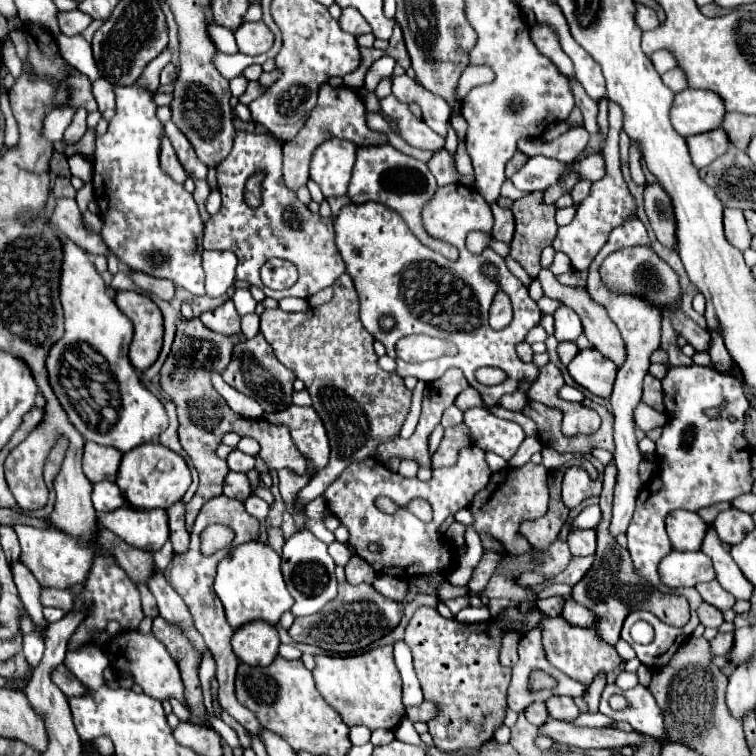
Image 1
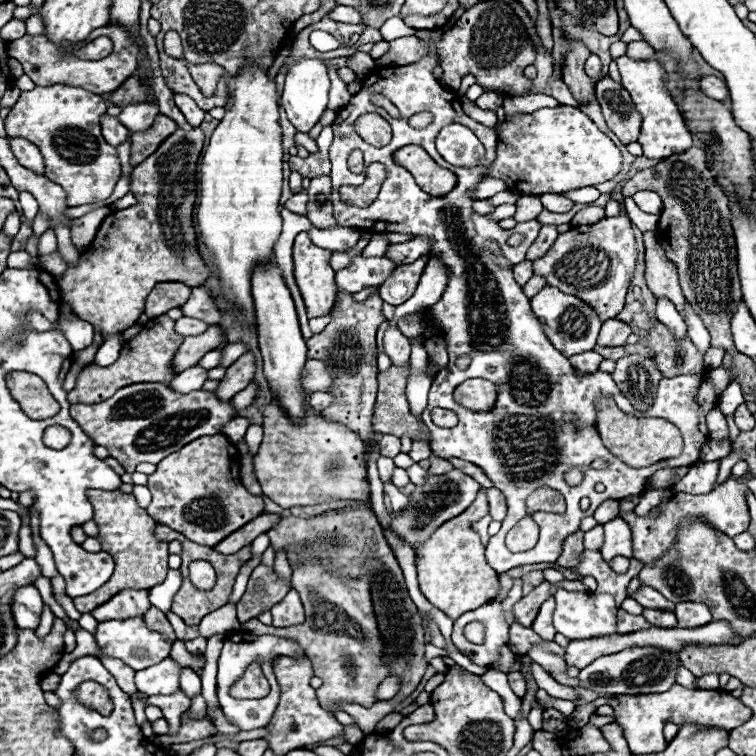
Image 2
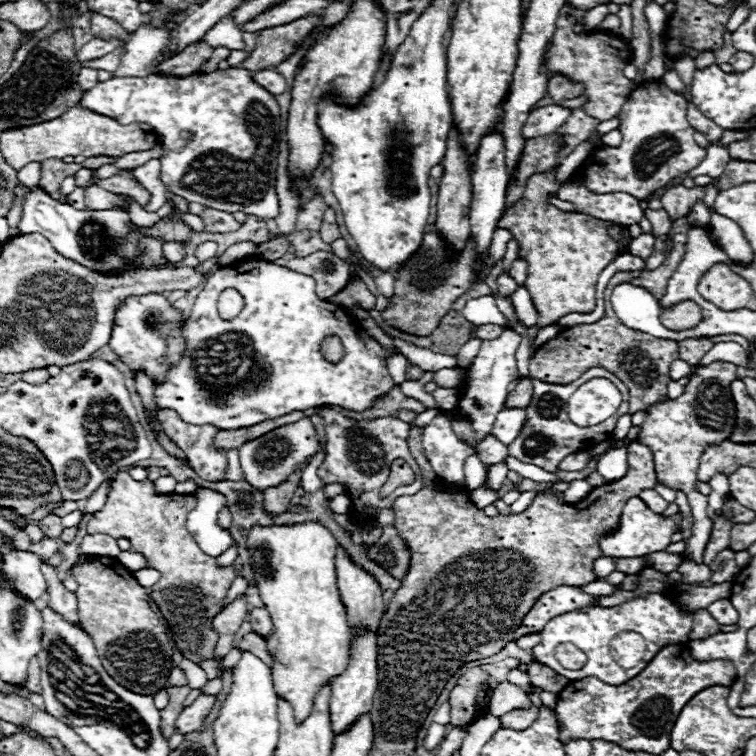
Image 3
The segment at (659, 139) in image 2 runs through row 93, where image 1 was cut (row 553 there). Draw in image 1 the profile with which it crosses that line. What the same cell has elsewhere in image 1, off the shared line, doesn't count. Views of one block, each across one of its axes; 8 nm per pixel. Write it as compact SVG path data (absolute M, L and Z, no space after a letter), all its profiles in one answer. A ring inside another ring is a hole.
M670 366L666 378L661 381L662 392L664 392L664 405L670 422L664 426L662 436L656 440L656 456L660 458L658 462L658 482L650 482L636 498L636 510L634 518L628 526L628 552L632 556L632 564L636 568L636 574L644 574L648 584L666 590L666 586L658 578L658 564L660 560L672 552L672 544L668 540L668 534L664 530L664 518L672 510L692 510L696 512L698 508L718 504L718 502L732 502L736 496L748 494L752 488L752 478L750 478L750 448L748 442L742 436L744 428L744 414L748 410L748 400L742 392L740 382L730 376L730 374L720 374L710 366ZM714 406L724 406L722 416L718 420L706 418L704 410L714 408Z

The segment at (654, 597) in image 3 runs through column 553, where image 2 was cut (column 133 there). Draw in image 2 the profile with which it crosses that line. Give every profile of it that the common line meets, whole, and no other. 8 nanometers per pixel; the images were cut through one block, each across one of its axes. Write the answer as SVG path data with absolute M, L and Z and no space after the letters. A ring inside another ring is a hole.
M128 618L128 620L108 620L108 622L100 622L96 628L96 642L100 646L100 650L108 656L120 658L124 660L128 666L132 666L134 670L144 670L160 660L164 660L166 656L170 656L170 648L172 644L160 636L158 632L152 632L146 628L142 618ZM140 652L144 652L144 656L138 656Z

